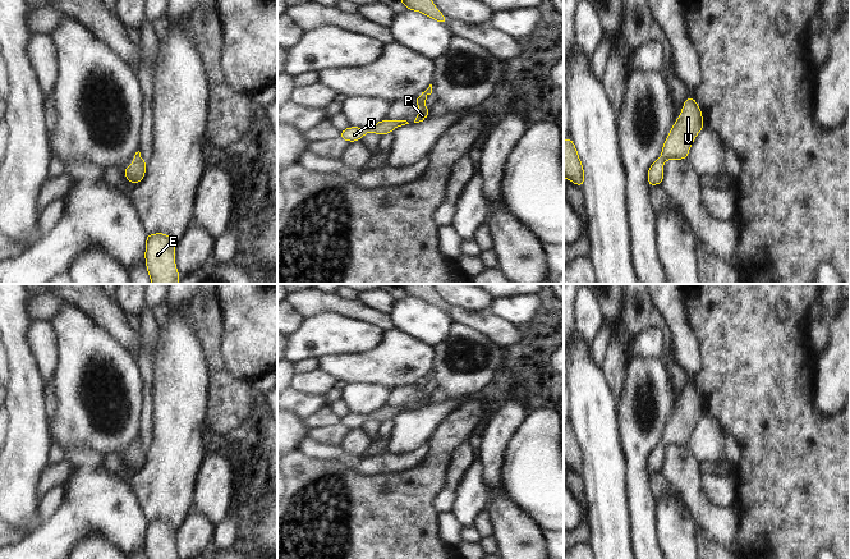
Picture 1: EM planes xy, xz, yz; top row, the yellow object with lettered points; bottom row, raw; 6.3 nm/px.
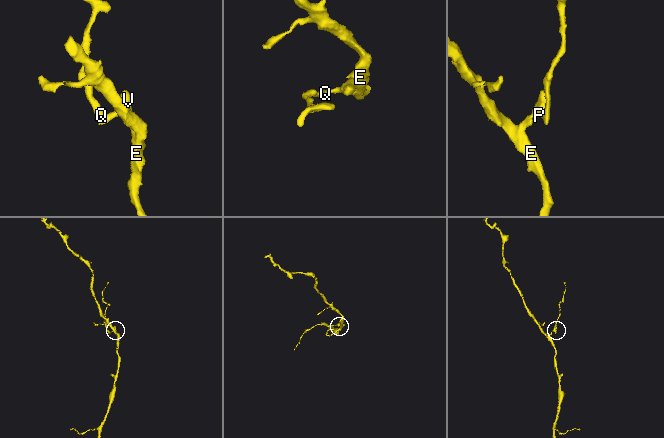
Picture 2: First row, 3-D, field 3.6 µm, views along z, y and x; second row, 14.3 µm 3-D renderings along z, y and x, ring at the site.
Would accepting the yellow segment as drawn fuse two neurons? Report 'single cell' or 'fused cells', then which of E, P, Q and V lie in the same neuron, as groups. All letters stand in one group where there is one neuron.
single cell; E P Q V

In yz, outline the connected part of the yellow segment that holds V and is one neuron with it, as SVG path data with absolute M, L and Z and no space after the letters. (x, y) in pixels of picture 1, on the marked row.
M690 95L683 104L679 118L675 120L662 146L661 156L651 164L647 173L649 187L662 184L665 179L663 162L672 160L686 160L690 147L704 128L702 109Z

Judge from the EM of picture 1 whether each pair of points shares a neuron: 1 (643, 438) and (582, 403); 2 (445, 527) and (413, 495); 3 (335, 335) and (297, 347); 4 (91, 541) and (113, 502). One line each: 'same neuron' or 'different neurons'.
1: different neurons
2: different neurons
3: same neuron
4: different neurons

